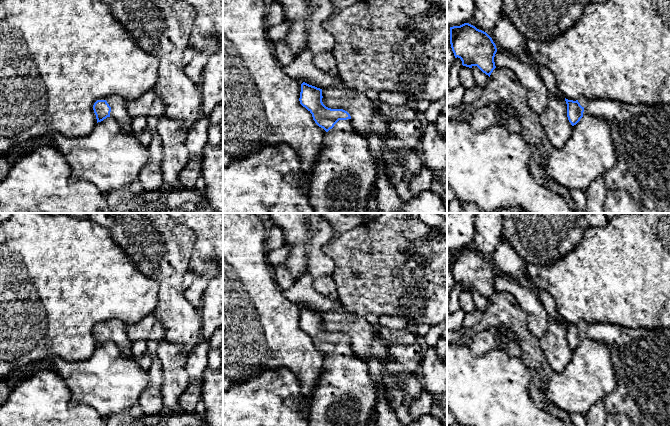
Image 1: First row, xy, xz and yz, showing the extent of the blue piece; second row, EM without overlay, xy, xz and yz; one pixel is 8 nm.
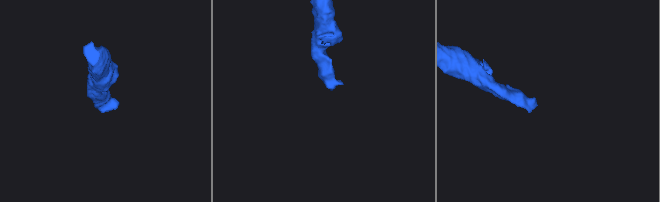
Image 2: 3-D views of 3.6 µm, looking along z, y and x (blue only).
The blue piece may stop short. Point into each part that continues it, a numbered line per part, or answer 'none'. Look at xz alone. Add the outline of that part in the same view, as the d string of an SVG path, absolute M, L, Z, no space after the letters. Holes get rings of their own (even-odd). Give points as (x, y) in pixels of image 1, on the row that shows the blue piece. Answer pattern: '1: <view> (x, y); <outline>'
1: xz (345, 175); M351 119L339 120L325 135L324 147L309 184L309 203L315 213L369 213L369 196L377 189L377 176L378 166L370 152L370 141L355 131Z

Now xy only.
1: xy (118, 104); M115 95L108 97L106 101L111 107L110 117L112 117L117 122L120 129L127 133L133 132L133 119L127 110L128 100L124 97Z

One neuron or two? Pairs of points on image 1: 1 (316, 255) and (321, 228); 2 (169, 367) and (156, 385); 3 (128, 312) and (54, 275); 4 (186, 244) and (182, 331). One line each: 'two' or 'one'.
1: one
2: two
3: one
4: one

